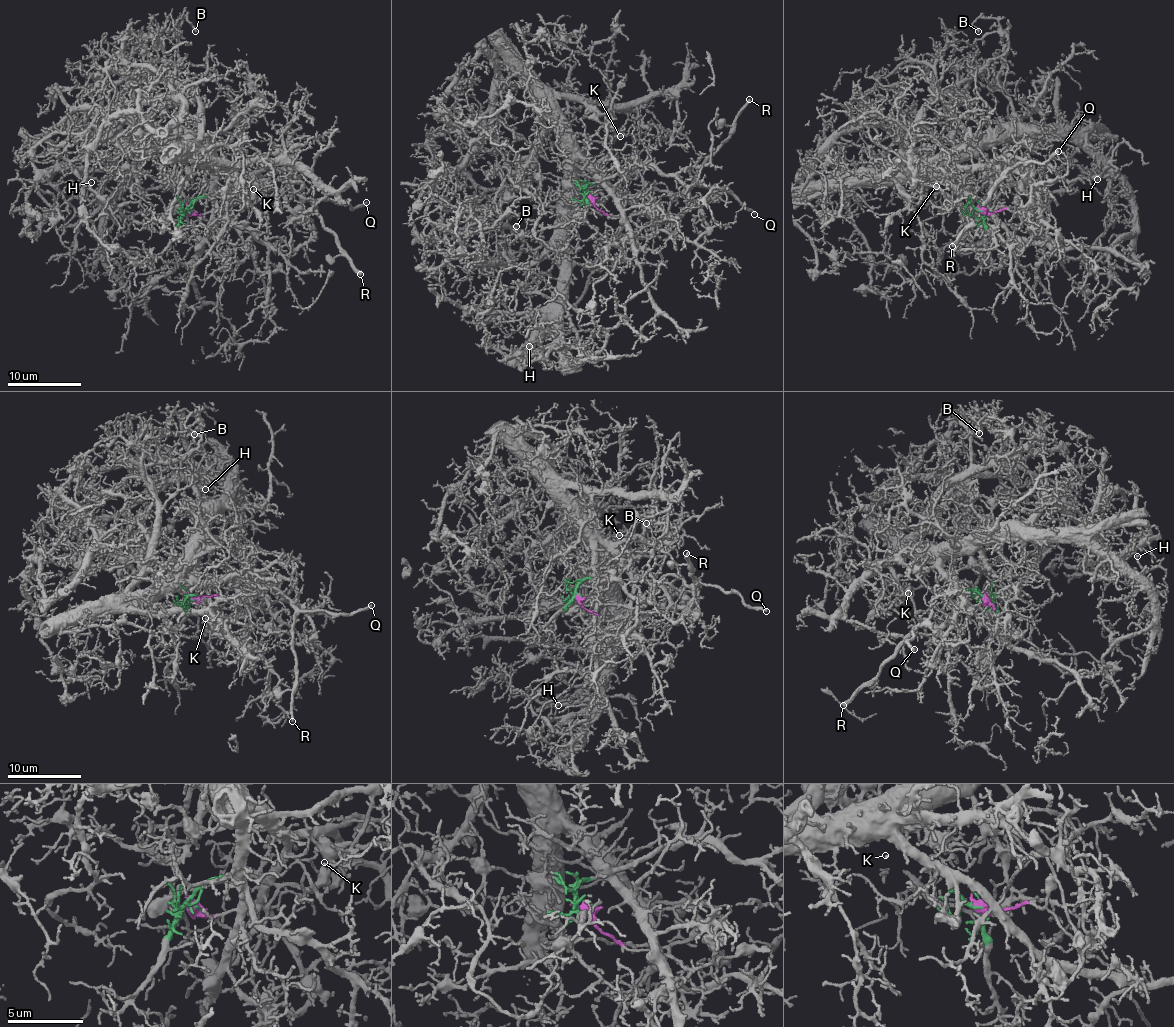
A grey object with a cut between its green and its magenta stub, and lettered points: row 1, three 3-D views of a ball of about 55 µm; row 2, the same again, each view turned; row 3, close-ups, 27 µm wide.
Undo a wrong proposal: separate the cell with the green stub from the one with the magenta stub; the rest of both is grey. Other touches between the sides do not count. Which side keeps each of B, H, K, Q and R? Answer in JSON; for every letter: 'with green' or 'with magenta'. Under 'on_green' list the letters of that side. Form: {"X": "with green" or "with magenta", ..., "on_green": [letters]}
{"B": "with green", "H": "with green", "K": "with green", "Q": "with magenta", "R": "with magenta", "on_green": ["B", "H", "K"]}

